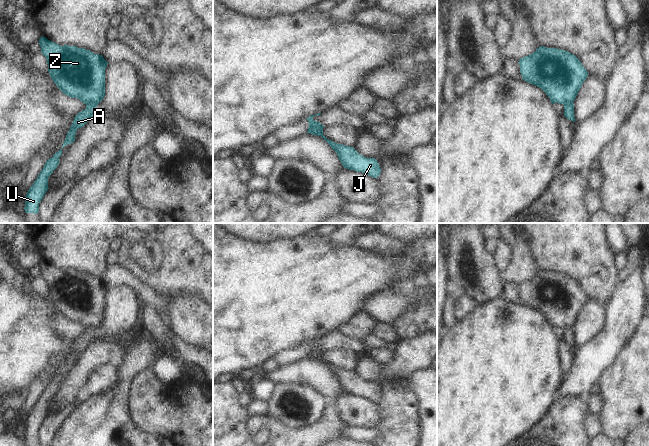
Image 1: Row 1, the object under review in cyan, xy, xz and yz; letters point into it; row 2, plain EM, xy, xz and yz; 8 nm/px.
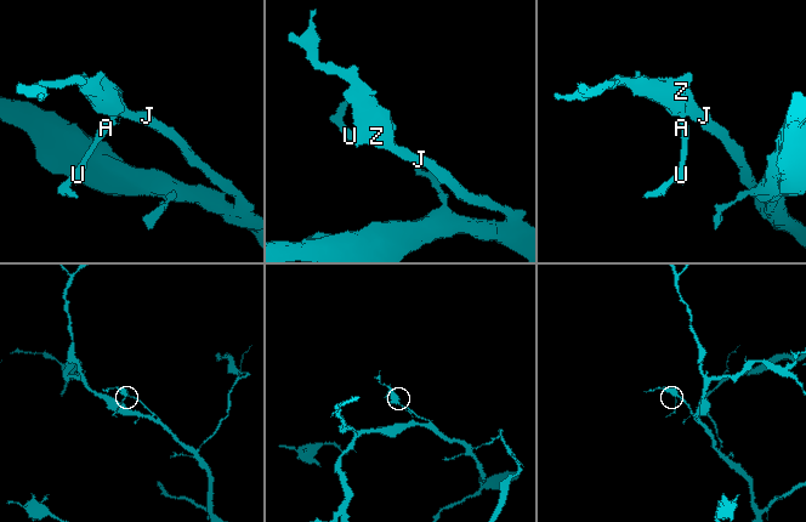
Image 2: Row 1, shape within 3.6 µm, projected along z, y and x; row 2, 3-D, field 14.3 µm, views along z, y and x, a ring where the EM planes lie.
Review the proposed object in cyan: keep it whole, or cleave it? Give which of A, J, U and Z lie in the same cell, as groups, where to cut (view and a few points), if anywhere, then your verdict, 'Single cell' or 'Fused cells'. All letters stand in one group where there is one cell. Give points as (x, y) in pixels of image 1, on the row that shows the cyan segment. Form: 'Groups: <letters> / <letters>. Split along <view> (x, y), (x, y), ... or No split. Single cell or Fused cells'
Groups: A U / J Z. Split along xy (86, 103), (96, 105). Fused cells

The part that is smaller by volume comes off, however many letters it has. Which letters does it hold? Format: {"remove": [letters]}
{"remove": ["A", "U"]}

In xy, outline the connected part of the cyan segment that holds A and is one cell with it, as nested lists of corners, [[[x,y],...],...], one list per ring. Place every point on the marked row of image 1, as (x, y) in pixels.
[[[86,104],[86,108],[74,117],[73,123],[66,135],[62,148],[75,141],[76,131],[79,128],[82,128],[91,117],[96,115],[96,113],[93,111],[93,109],[96,107],[97,105],[94,104]]]

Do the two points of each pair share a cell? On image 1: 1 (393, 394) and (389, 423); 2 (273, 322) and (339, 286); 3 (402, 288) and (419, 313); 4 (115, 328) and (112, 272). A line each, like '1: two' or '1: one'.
1: one
2: one
3: one
4: two

